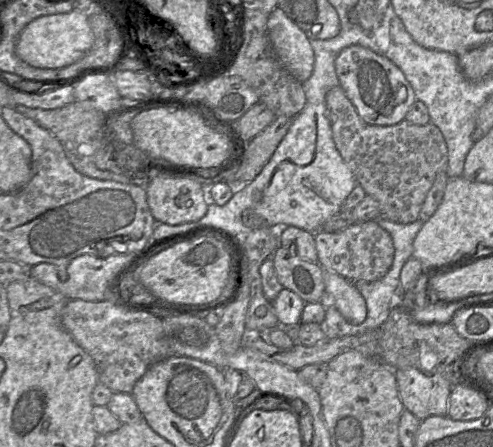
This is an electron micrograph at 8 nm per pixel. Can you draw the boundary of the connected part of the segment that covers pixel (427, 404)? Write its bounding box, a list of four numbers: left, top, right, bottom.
[394,367,454,420]

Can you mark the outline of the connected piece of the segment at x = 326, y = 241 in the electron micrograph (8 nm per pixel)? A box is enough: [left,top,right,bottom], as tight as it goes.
[314,220,393,282]

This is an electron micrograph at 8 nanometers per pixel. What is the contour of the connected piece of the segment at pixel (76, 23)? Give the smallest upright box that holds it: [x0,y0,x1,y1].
[16,11,93,69]

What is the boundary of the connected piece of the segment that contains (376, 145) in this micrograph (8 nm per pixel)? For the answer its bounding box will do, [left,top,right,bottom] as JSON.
[325,85,448,224]

